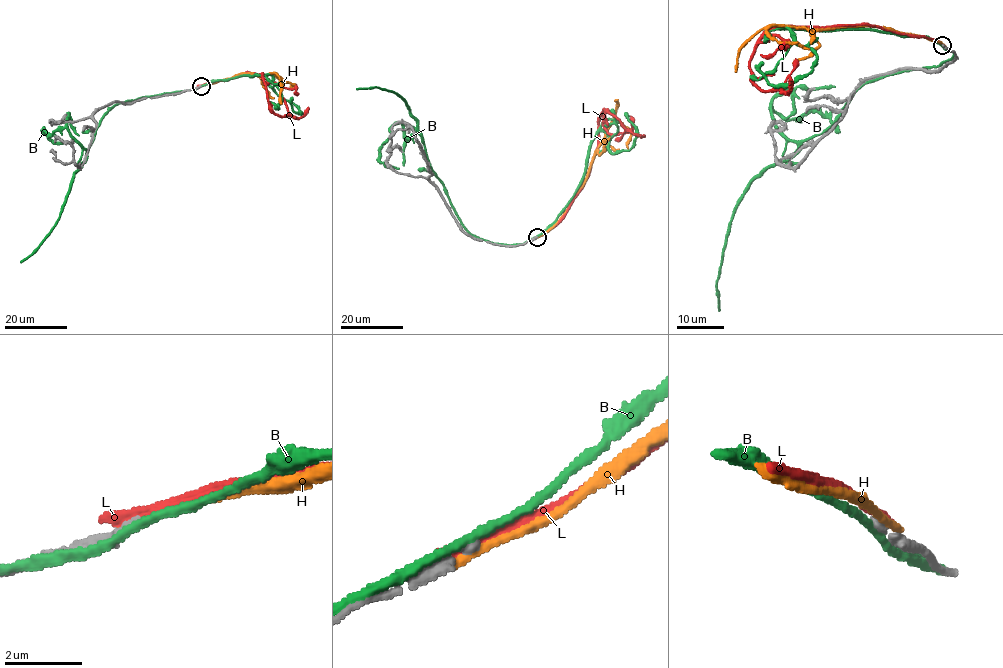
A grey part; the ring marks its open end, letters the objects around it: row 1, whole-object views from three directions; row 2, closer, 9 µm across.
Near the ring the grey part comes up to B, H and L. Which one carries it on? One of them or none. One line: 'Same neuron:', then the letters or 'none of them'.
Same neuron: none of them

